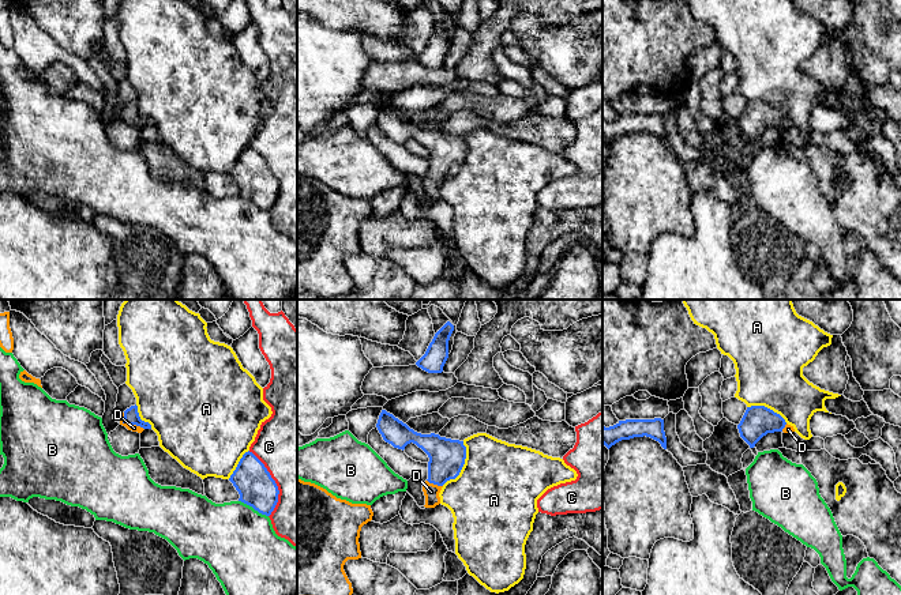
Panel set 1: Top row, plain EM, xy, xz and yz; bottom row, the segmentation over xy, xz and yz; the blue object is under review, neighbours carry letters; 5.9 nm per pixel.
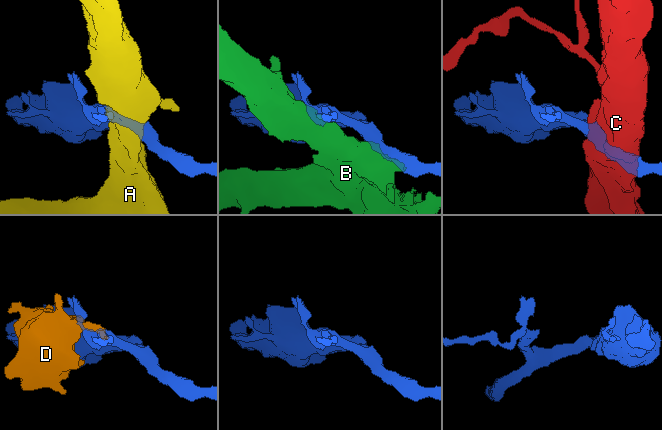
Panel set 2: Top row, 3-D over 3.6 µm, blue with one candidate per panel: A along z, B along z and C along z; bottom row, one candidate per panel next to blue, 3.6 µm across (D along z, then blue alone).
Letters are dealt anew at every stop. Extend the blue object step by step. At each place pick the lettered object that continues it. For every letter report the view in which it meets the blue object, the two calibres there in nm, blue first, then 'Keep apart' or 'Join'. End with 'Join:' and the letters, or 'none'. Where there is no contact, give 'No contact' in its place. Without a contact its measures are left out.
A: Touches blue in xz. Thickness 220 nm (blue) against 480 nm. Keep apart
B: Touches blue in xy. Thickness 220 nm (blue) against 440 nm. Keep apart
C: Touches blue in xy. Thickness 220 nm (blue) against 440 nm. Keep apart
D: Touches blue in xy. Thickness 100 nm (blue) against 50 nm. Join
Join: D

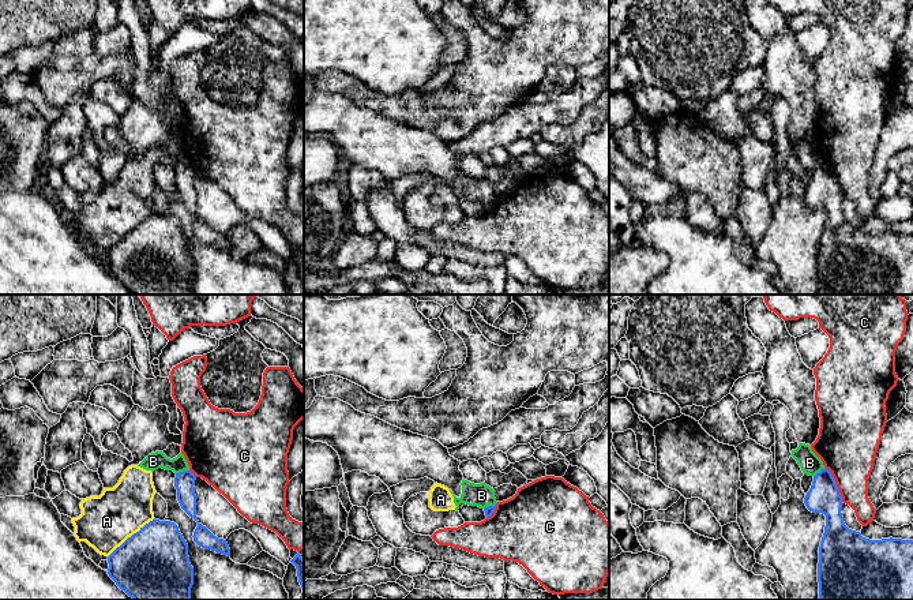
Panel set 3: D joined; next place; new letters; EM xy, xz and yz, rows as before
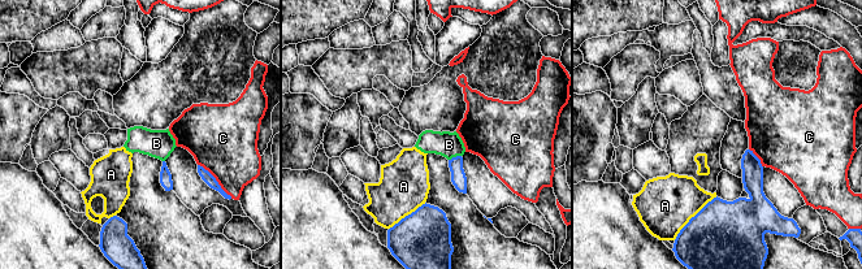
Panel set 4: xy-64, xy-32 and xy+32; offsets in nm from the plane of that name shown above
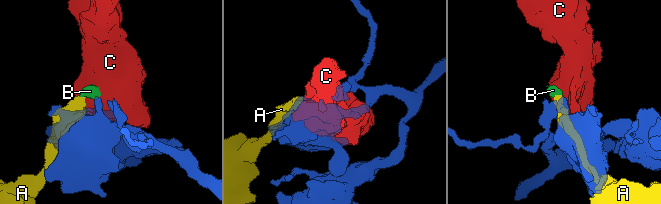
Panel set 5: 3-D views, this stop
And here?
A: Touches blue in xy. Thickness 440 nm (blue) against 320 nm. Keep apart
B: Touches blue in xy. Thickness 120 nm (blue) against 100 nm. Keep apart
C: Touches blue in yz. Thickness 190 nm (blue) against 360 nm. Keep apart
Join: none

